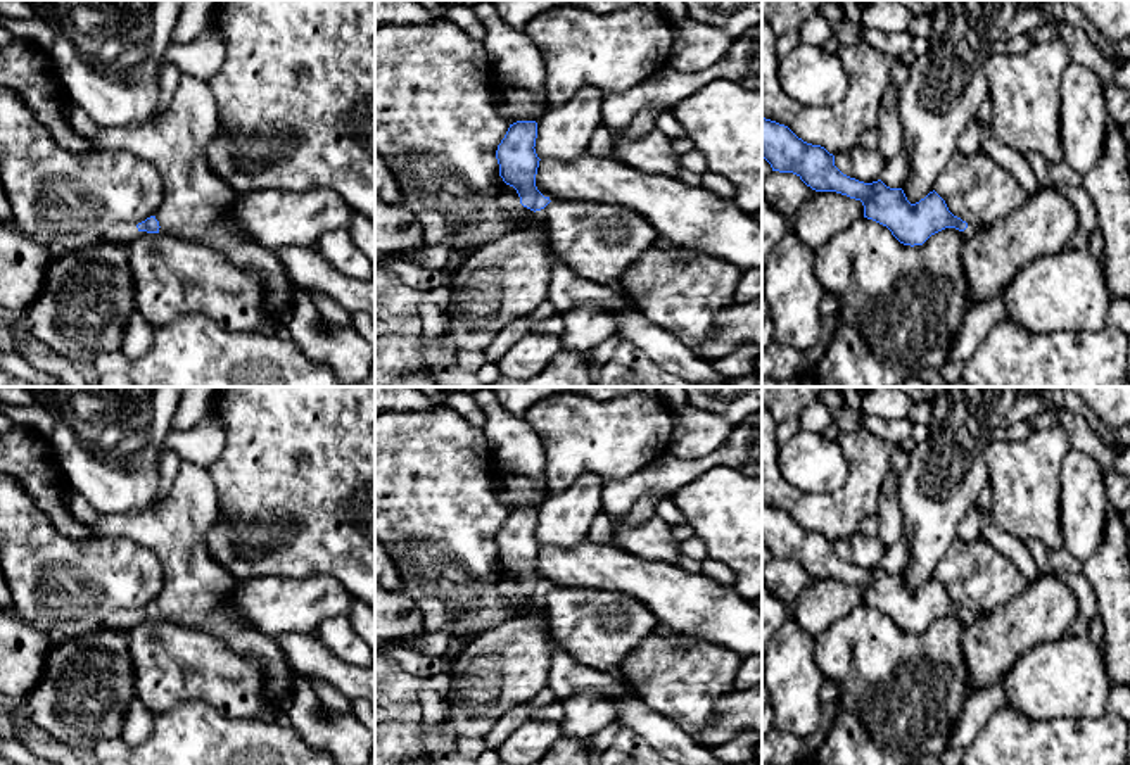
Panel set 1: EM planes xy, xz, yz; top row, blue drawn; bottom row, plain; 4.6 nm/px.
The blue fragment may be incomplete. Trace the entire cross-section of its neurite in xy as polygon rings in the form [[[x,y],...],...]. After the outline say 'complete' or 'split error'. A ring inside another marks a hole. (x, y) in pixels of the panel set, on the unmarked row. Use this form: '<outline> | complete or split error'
[[[156,603],[147,604],[145,608],[133,611],[128,608],[119,608],[119,610],[112,610],[102,627],[107,629],[116,629],[116,630],[130,630],[131,627],[135,627],[138,623],[140,618],[147,618],[147,620],[159,620],[159,608],[156,606]]] | split error

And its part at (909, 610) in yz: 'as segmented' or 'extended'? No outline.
extended

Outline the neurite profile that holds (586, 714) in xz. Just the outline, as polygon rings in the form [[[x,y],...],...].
[[[577,692],[563,699],[562,737],[582,741],[617,720],[617,705],[600,692]]]

